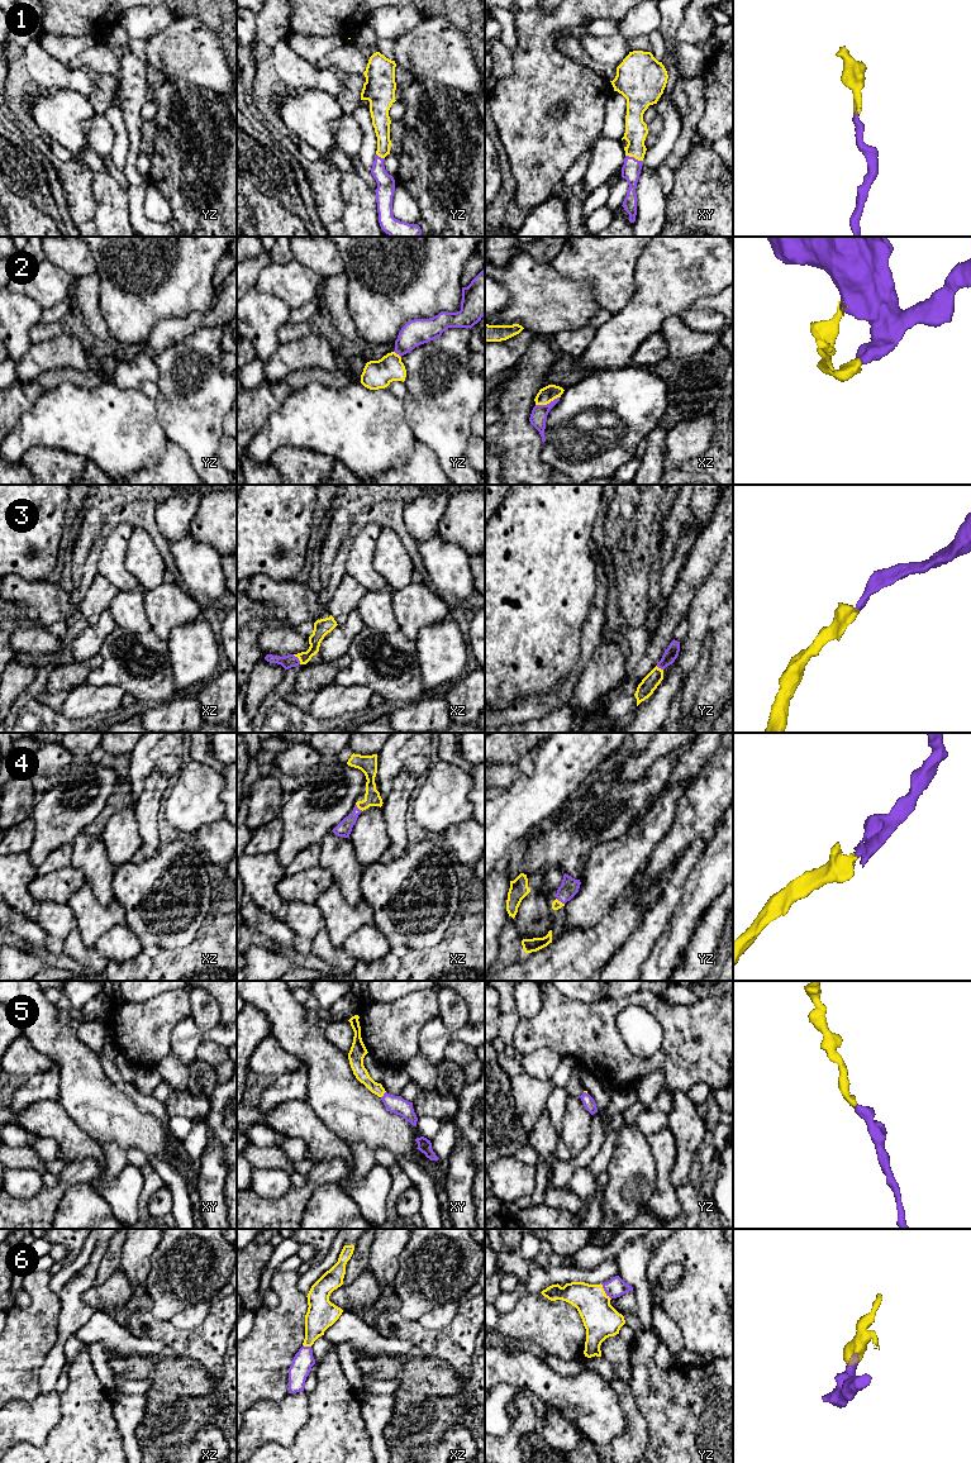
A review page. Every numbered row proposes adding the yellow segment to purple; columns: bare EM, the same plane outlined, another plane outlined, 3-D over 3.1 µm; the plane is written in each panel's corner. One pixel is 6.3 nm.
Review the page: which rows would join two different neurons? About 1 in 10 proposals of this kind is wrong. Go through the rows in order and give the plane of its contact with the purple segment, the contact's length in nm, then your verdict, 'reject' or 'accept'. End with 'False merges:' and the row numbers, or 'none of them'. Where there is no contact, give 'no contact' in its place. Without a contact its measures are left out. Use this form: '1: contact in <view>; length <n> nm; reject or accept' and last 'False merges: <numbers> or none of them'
1: contact in xy; length 110 nm; accept
2: contact in xz; length 160 nm; accept
3: contact in xz; length 80 nm; accept
4: contact in xz; length 60 nm; accept
5: contact in xy; length 50 nm; accept
6: contact in yz; length 110 nm; accept
False merges: none of them

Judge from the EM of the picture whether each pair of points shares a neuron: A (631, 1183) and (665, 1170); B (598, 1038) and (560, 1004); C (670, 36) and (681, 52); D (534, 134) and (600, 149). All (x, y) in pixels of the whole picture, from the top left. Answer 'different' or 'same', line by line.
A: different
B: same
C: same
D: different

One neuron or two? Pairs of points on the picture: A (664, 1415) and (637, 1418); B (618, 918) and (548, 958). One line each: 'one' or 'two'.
A: two
B: one

